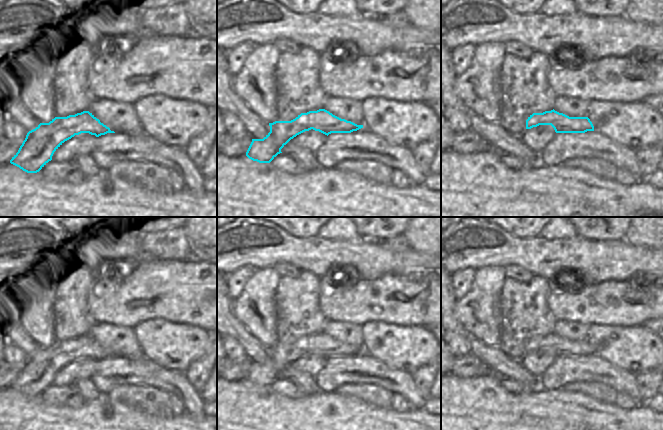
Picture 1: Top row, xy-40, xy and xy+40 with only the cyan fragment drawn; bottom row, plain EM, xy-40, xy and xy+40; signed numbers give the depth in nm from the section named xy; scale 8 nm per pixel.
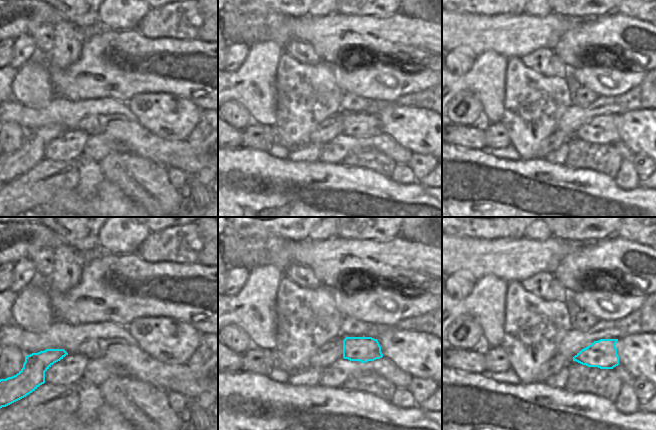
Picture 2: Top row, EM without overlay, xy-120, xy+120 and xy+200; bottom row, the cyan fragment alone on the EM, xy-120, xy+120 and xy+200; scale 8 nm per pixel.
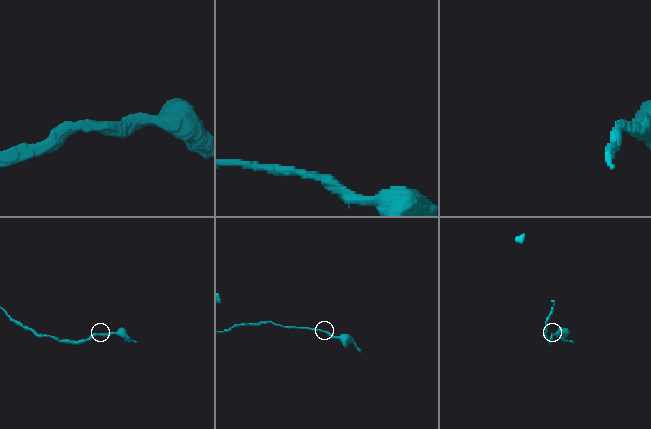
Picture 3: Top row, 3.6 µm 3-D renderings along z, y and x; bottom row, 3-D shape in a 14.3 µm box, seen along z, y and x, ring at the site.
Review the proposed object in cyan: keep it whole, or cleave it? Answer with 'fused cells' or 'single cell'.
single cell

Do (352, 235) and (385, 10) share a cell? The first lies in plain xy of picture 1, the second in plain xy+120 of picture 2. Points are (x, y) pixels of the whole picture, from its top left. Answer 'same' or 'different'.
different

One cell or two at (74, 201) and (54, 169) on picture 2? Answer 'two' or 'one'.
two

